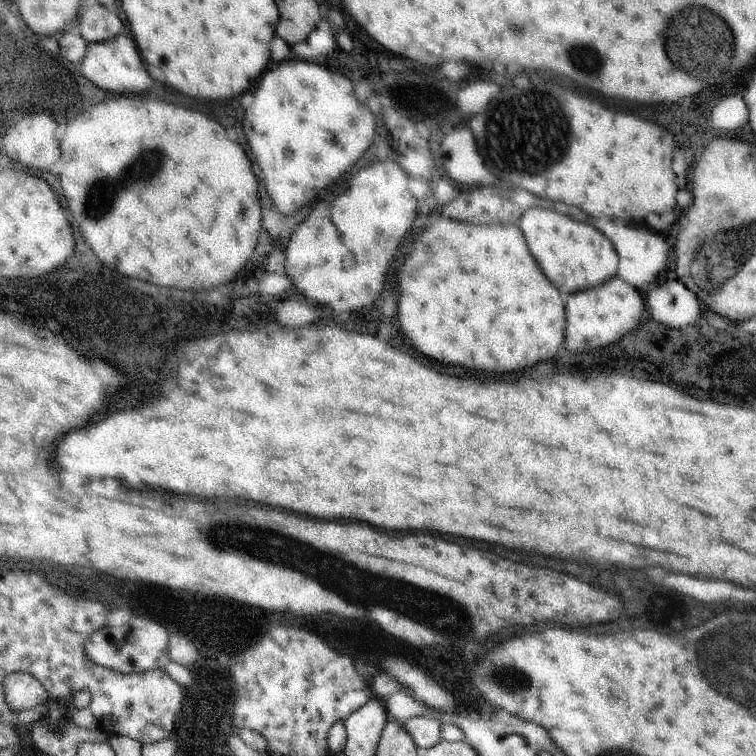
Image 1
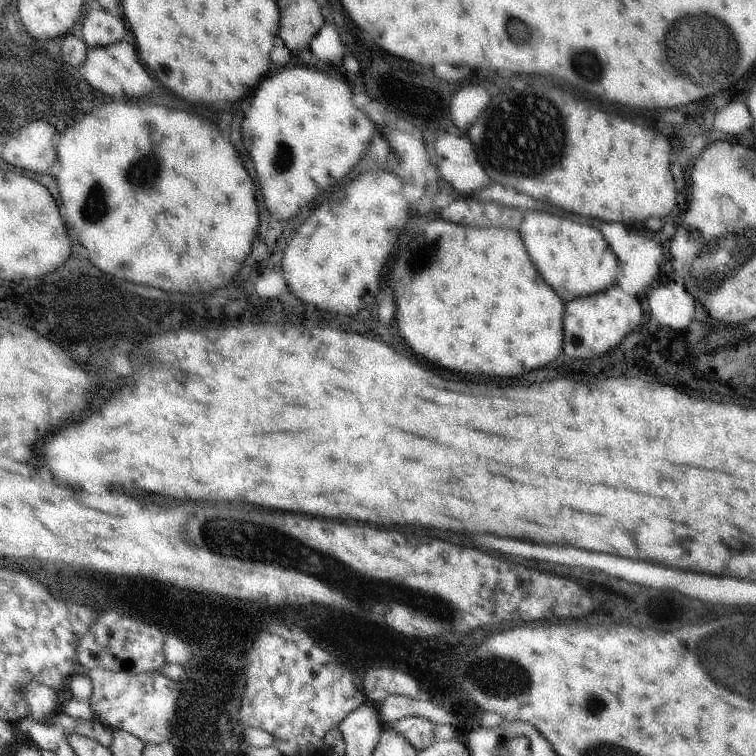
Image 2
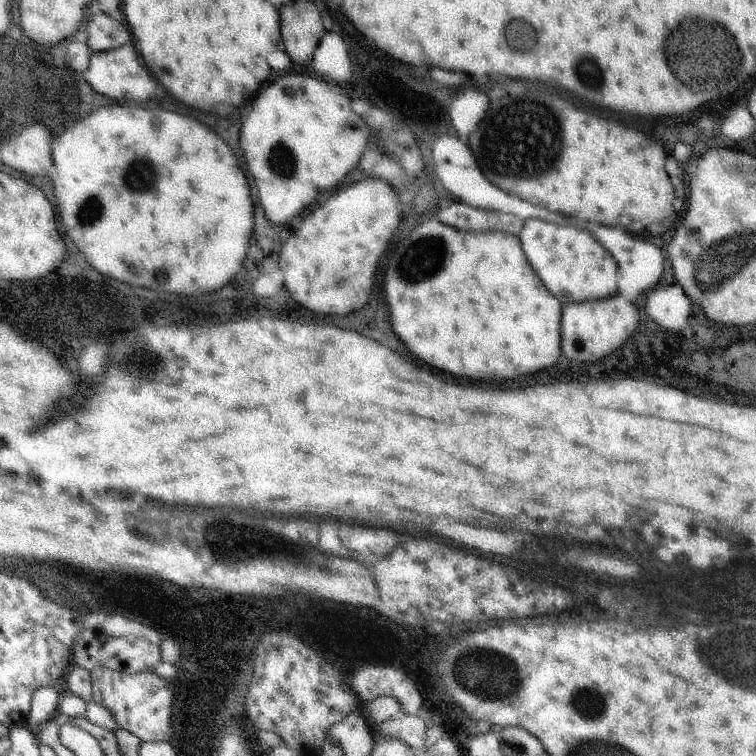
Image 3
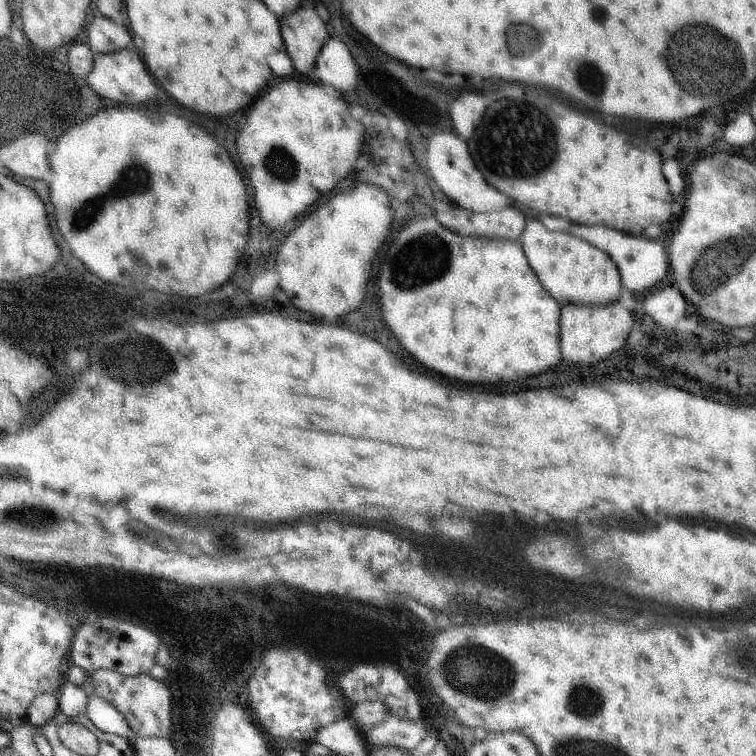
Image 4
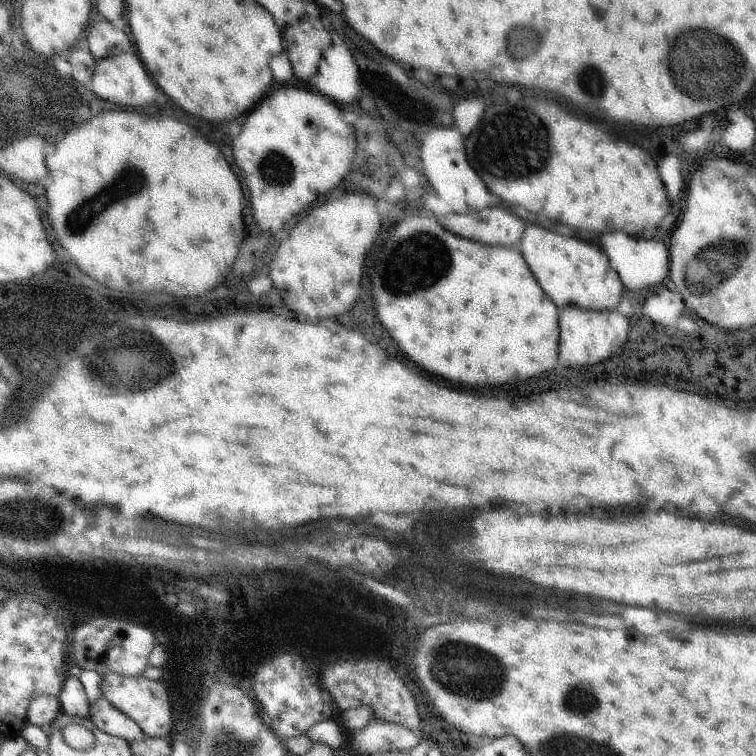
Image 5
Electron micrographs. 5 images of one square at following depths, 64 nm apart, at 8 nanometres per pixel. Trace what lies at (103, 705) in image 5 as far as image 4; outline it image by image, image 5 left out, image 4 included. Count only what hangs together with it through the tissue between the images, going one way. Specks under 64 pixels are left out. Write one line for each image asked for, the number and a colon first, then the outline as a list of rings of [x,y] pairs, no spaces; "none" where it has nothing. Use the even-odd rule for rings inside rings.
4: [[[89,696],[87,698],[87,714],[85,716],[97,726],[97,730],[101,730],[105,734],[121,736],[121,738],[125,738],[129,742],[137,740],[137,734],[133,732],[133,728],[127,722],[127,718],[103,698]]]

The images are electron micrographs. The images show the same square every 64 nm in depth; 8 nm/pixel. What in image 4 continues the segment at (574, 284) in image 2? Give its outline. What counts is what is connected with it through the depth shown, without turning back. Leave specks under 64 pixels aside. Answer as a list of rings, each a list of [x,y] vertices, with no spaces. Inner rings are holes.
[[[527,220],[525,230],[519,238],[529,268],[535,272],[541,286],[563,306],[611,306],[619,298],[621,278],[617,266],[609,256],[581,238],[565,232],[549,232],[539,220]]]

